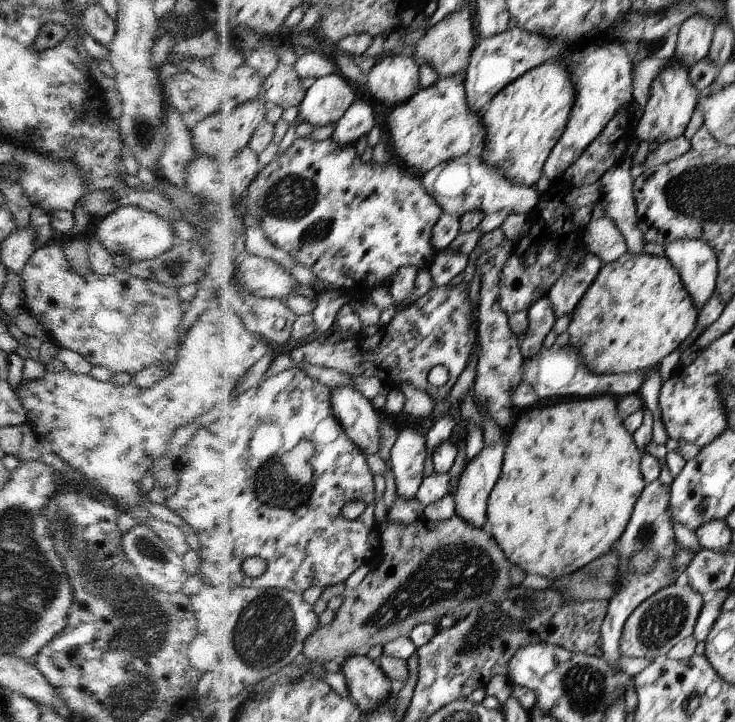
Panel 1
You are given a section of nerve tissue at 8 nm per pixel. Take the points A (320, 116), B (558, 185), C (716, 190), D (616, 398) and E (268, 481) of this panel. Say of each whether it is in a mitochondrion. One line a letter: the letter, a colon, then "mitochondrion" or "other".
A: other
B: other
C: mitochondrion
D: other
E: mitochondrion

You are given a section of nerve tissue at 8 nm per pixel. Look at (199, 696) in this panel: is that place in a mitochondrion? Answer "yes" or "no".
no

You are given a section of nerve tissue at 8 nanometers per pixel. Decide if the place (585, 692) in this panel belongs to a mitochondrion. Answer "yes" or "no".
yes

